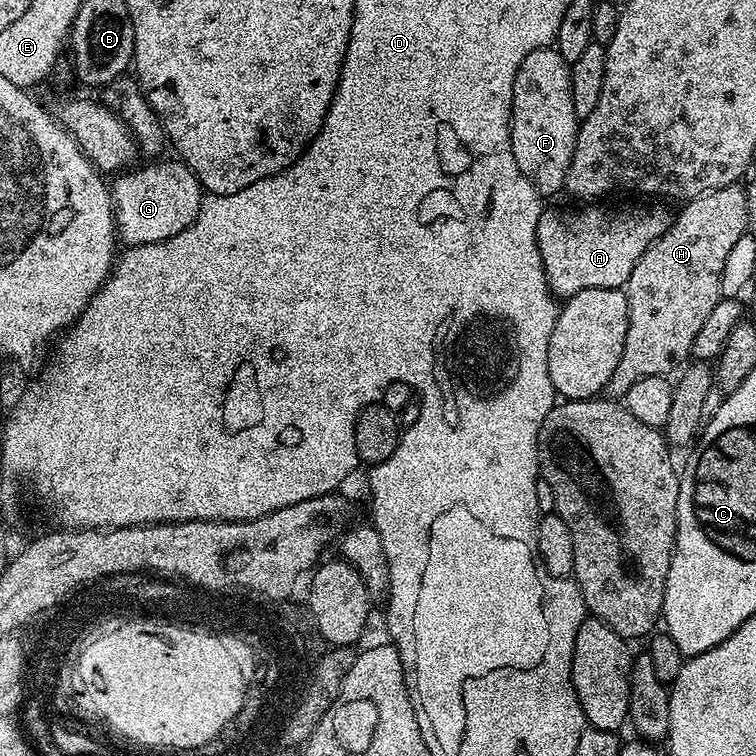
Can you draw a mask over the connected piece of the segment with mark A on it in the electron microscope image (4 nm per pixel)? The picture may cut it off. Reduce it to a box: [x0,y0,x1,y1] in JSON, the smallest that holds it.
[536,208,673,298]

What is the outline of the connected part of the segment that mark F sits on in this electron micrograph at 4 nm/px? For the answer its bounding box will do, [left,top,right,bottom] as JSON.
[512,47,578,198]

